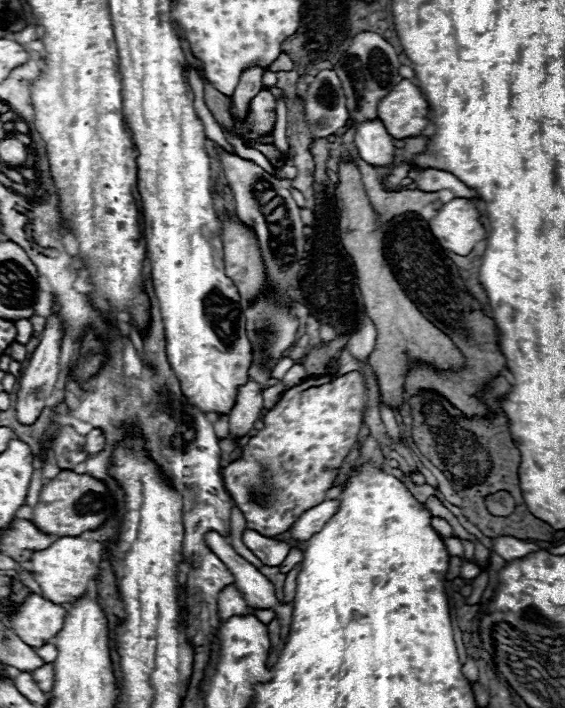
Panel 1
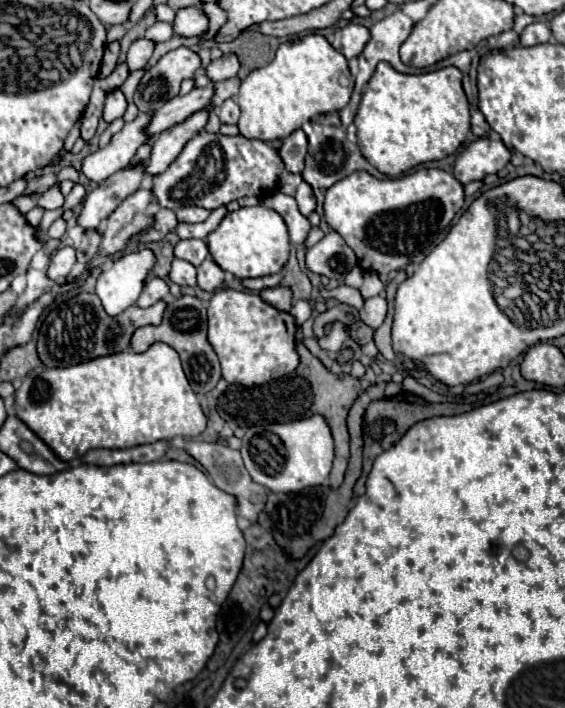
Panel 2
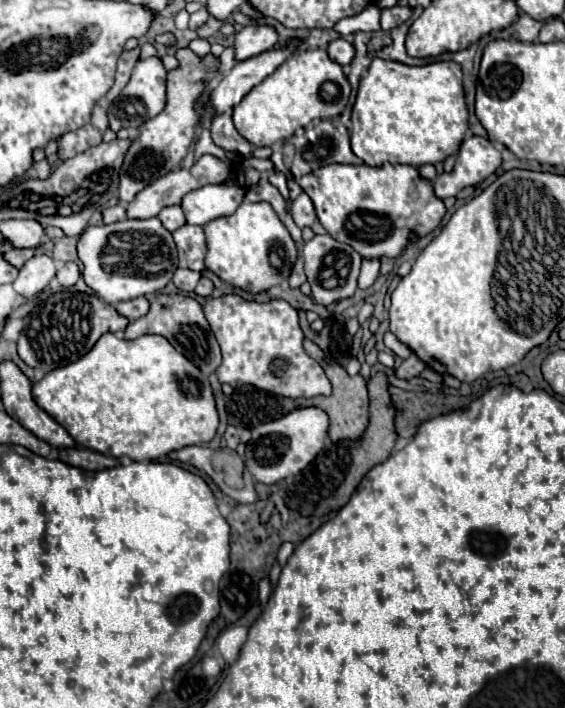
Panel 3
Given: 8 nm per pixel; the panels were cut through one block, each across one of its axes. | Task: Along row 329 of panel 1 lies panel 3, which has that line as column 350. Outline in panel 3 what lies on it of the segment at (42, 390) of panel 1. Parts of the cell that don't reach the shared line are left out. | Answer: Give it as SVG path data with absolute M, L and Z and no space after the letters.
M338 38L334 42L330 42L328 46L328 56L338 62L338 64L350 64L354 58L354 46L350 42L346 42L344 38Z

